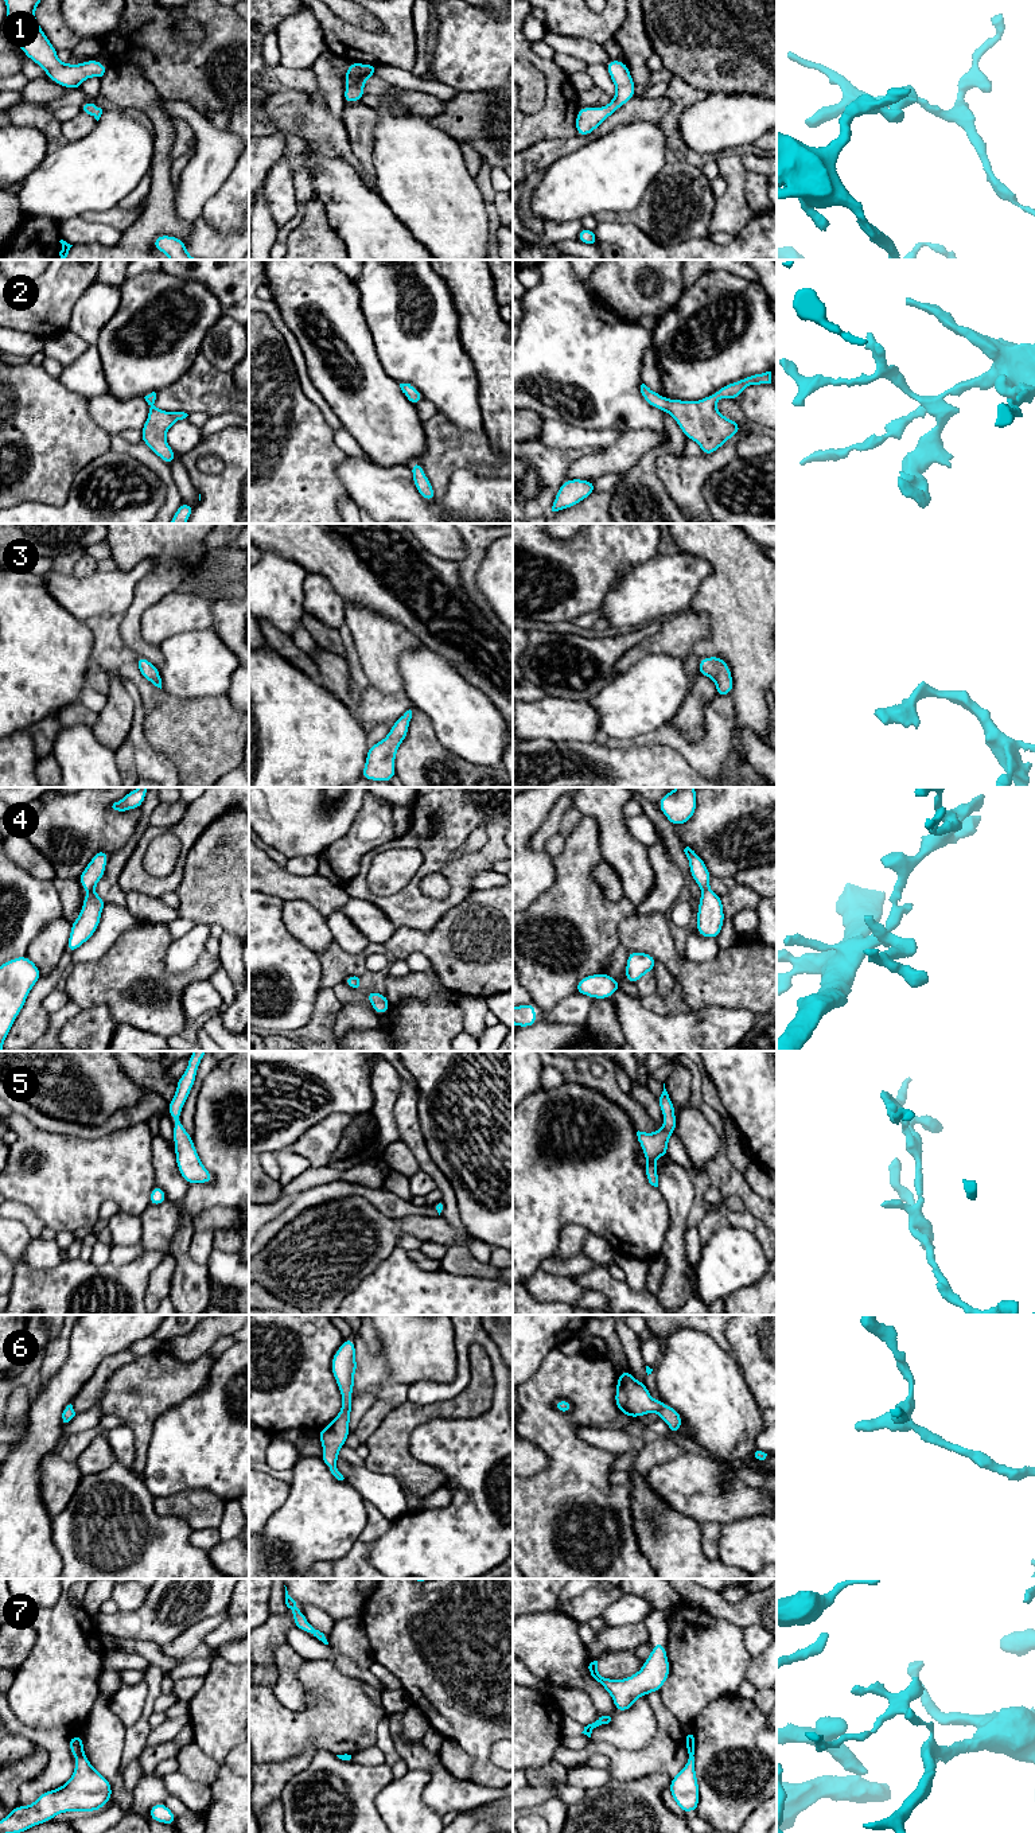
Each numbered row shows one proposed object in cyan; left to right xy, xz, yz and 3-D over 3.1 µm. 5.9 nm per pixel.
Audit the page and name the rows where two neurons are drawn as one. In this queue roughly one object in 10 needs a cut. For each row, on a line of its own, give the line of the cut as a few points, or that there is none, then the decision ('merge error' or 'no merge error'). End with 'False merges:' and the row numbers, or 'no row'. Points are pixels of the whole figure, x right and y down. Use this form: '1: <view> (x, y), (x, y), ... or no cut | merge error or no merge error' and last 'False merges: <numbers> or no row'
1: no cut | no merge error
2: no cut | no merge error
3: no cut | no merge error
4: no cut | no merge error
5: no cut | no merge error
6: no cut | no merge error
7: no cut | no merge error
False merges: no row

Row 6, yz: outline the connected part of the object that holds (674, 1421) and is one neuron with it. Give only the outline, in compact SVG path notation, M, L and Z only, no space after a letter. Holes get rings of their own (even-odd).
M629 1369L618 1377L615 1405L629 1417L641 1417L655 1412L669 1425L673 1435L681 1429L682 1418L680 1413L661 1400L653 1400L645 1381L638 1382Z

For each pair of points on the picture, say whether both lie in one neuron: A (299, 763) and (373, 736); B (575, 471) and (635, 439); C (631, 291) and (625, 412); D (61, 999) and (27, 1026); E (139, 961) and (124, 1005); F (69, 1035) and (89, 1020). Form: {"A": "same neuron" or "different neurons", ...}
{"A": "different neurons", "B": "same neuron", "C": "different neurons", "D": "different neurons", "E": "same neuron", "F": "same neuron"}

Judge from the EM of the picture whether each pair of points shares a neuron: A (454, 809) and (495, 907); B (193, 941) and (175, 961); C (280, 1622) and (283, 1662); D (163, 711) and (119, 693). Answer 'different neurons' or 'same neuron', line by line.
A: different neurons
B: same neuron
C: different neurons
D: different neurons

